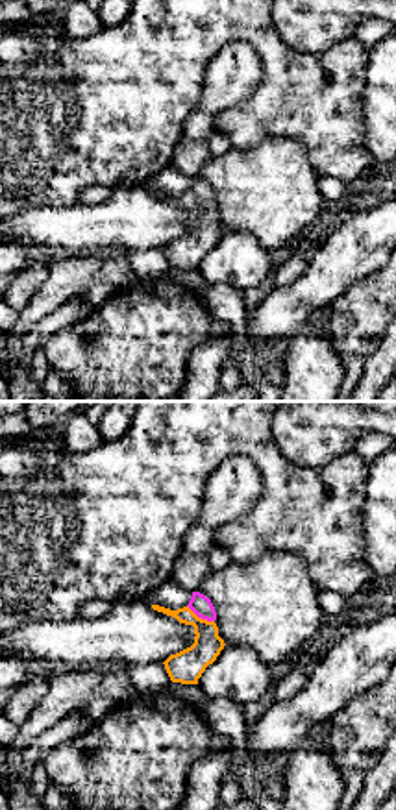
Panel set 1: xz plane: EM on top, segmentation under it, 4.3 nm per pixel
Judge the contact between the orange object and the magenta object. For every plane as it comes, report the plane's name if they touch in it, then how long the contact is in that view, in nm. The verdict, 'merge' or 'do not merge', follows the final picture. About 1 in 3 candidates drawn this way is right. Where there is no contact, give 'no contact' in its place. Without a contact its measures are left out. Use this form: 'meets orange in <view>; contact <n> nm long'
meets orange in xz; contact 140 nm long

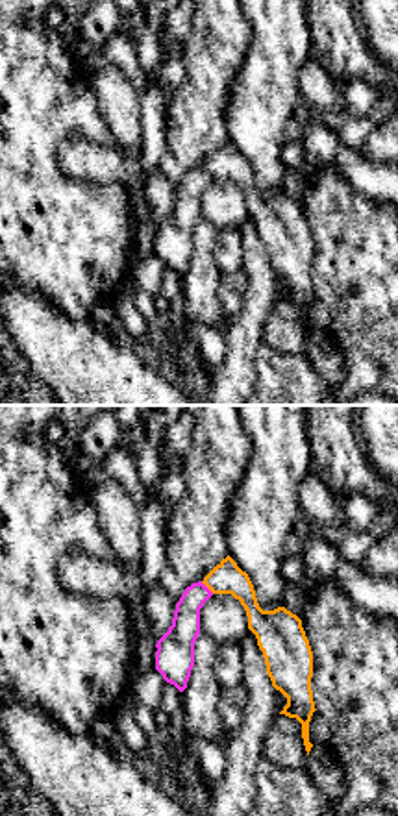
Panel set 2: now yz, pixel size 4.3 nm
meets orange in yz; contact 80 nm long

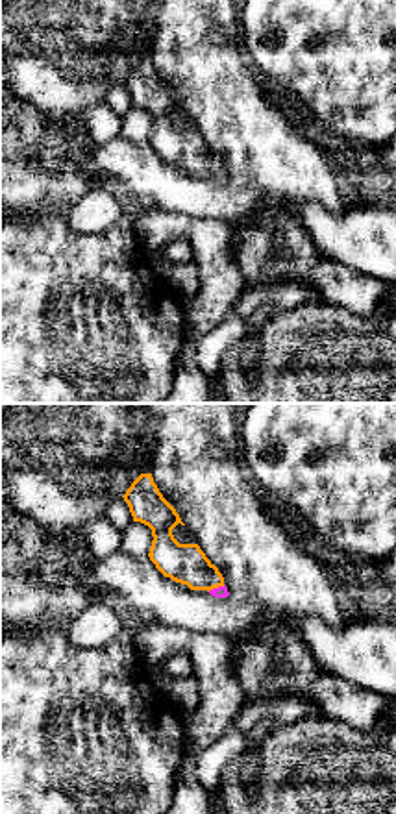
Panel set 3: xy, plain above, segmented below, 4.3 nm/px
meets orange in xy; contact 80 nm long

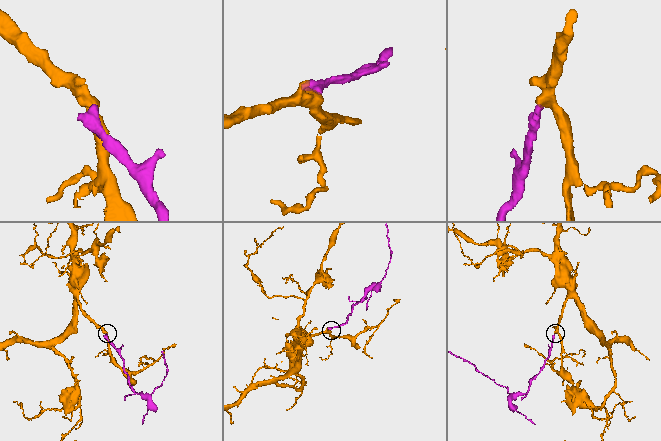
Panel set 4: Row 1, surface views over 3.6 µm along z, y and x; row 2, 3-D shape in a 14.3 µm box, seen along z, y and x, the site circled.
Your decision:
merge

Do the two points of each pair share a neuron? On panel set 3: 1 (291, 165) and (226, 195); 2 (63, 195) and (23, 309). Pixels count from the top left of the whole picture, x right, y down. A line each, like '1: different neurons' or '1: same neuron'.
1: different neurons
2: different neurons

